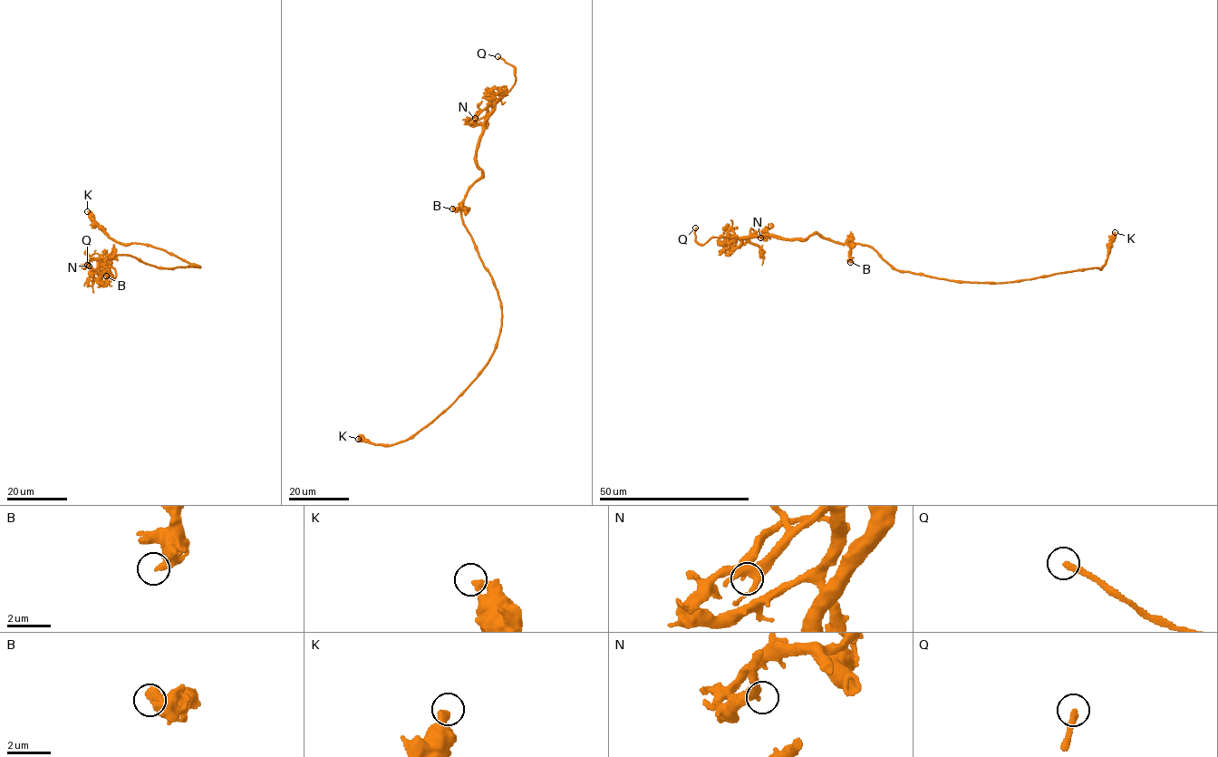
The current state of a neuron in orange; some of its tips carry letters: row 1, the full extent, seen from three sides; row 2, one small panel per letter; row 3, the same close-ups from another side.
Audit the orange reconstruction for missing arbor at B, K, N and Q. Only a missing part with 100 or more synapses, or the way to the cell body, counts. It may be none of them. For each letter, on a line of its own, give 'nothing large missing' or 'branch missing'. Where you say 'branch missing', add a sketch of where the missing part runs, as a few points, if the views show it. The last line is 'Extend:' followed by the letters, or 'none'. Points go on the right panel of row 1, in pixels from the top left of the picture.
B: nothing large missing
K: nothing large missing
N: nothing large missing
Q: branch missing
Extend: Q

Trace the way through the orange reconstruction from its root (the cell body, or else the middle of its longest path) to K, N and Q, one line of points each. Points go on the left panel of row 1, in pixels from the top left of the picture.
K: (172, 268), (201, 266), (145, 244), (114, 241), (87, 211)
N: (172, 268), (130, 255), (107, 257), (113, 250), (100, 262), (93, 254), (83, 266), (89, 266)
Q: (172, 268), (160, 269), (130, 255), (107, 257), (113, 250), (98, 262), (114, 268), (114, 277), (87, 265)

